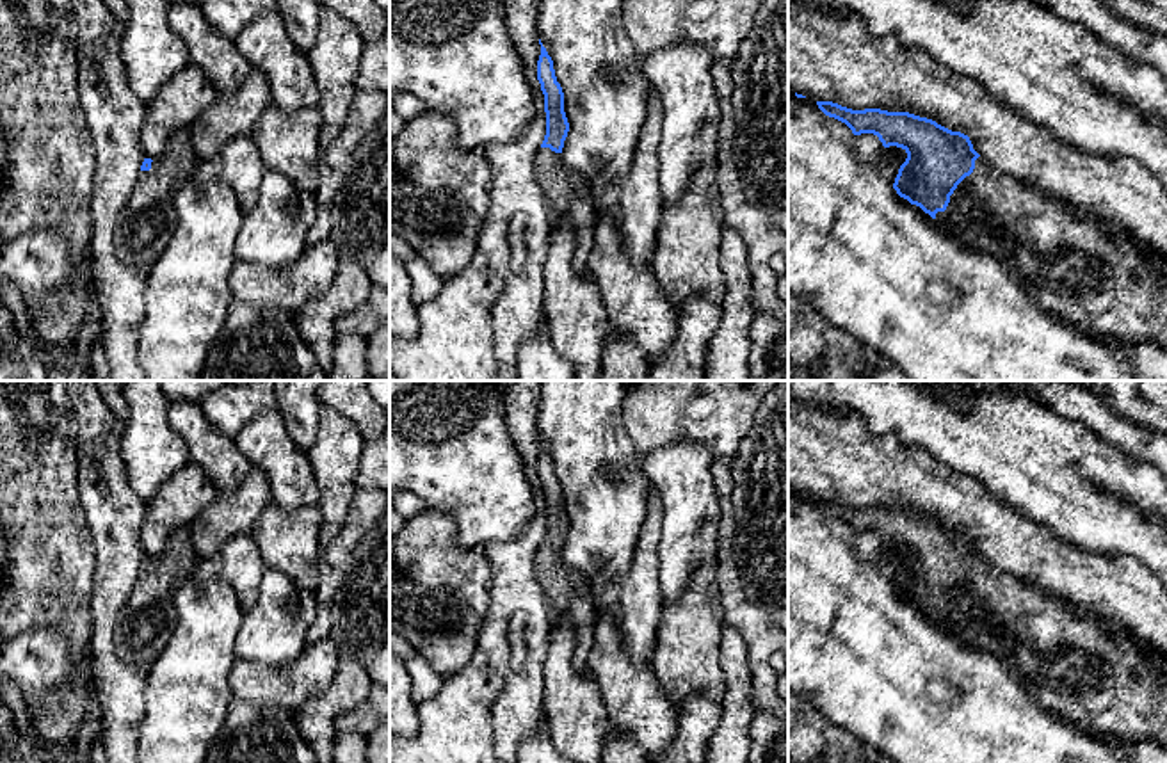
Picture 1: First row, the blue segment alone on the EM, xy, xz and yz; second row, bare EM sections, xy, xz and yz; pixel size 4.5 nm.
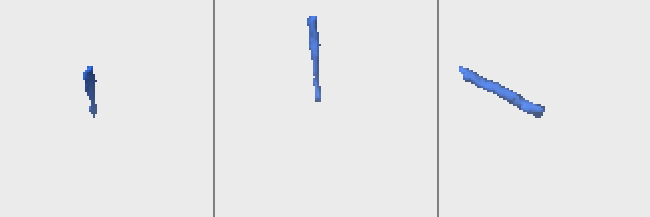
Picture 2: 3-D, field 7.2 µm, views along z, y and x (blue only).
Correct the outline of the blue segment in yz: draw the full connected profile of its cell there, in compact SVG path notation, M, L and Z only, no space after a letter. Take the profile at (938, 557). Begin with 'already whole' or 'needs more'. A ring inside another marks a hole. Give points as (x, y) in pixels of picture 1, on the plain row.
needs more; M817 500L817 503L825 514L845 521L854 534L873 532L884 546L902 546L907 557L893 582L897 592L932 617L954 624L971 647L991 651L1034 703L1073 724L1167 747L1167 656L1140 640L1130 628L998 569L977 551L968 534L952 530L932 518L881 507L852 509L833 500Z

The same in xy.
needs more; M187 528L171 532L162 557L144 557L135 587L116 621L117 656L126 665L149 667L176 626L173 592L197 566Z

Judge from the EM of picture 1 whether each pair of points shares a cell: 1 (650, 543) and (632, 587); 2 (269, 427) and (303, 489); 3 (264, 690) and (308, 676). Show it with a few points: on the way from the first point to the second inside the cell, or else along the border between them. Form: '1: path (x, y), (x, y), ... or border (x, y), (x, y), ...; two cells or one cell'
1: path (646, 554), (643, 577); one cell
2: path (269, 443), (289, 473); one cell
3: path (274, 690), (292, 690), (297, 685); one cell

